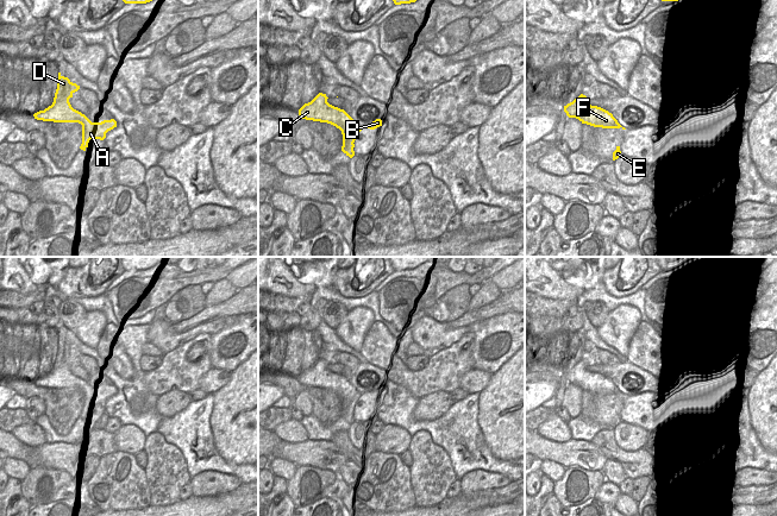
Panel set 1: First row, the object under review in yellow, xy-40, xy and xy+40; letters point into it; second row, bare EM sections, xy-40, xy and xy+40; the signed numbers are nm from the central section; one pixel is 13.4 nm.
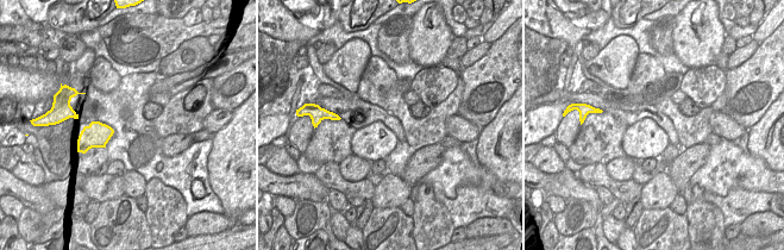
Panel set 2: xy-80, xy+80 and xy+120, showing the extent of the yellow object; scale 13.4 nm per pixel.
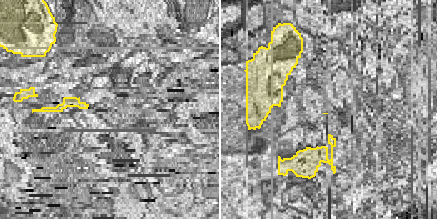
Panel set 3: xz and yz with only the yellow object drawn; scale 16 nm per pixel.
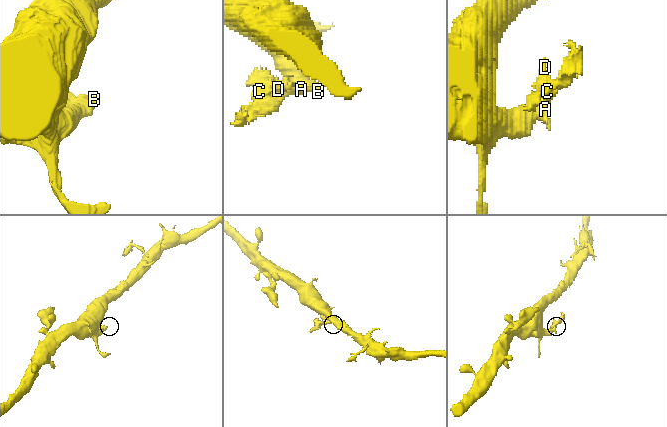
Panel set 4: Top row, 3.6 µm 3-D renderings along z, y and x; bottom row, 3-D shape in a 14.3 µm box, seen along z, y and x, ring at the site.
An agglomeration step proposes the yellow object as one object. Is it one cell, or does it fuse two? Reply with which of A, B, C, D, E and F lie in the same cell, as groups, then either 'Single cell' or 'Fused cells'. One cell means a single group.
Groups: A B C D E F. Single cell.

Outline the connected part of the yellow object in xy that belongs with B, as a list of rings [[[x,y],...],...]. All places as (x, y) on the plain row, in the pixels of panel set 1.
[[[319,359],[311,369],[305,370],[299,376],[299,382],[306,386],[327,389],[339,395],[343,401],[341,417],[352,424],[357,401],[363,395],[375,396],[382,392],[382,386],[376,385],[371,390],[361,394],[344,376],[330,371],[327,365],[326,360]]]

